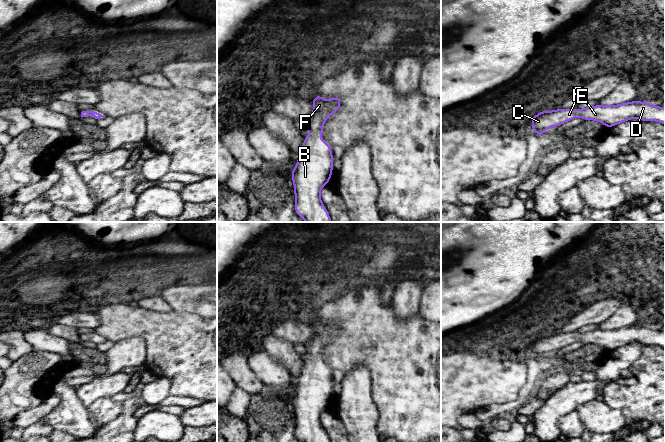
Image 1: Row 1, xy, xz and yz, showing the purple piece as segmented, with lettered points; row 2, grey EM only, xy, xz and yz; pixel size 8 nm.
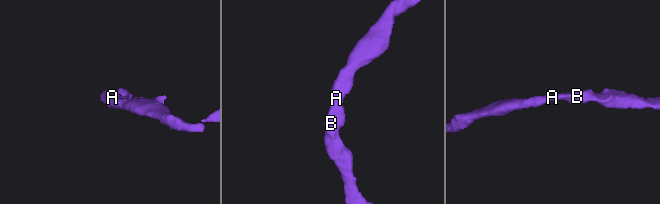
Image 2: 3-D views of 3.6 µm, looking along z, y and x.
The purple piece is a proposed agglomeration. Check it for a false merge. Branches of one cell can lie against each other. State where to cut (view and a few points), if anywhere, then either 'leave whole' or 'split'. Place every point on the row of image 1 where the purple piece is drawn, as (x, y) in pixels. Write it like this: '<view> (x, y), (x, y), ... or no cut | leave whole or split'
no cut | leave whole

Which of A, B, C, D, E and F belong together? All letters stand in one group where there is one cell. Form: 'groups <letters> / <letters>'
groups A B C D E F

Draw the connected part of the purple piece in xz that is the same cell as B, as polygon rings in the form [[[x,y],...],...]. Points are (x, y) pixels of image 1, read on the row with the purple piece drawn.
[[[316,94],[313,113],[306,121],[310,136],[305,137],[296,167],[291,172],[296,198],[295,212],[306,222],[332,222],[320,198],[320,190],[331,180],[334,159],[330,145],[319,138],[325,120],[341,105],[339,97],[329,100]]]

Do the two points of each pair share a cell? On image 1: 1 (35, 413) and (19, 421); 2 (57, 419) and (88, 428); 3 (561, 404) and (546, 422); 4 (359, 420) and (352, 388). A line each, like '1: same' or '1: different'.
1: same
2: same
3: same
4: same

